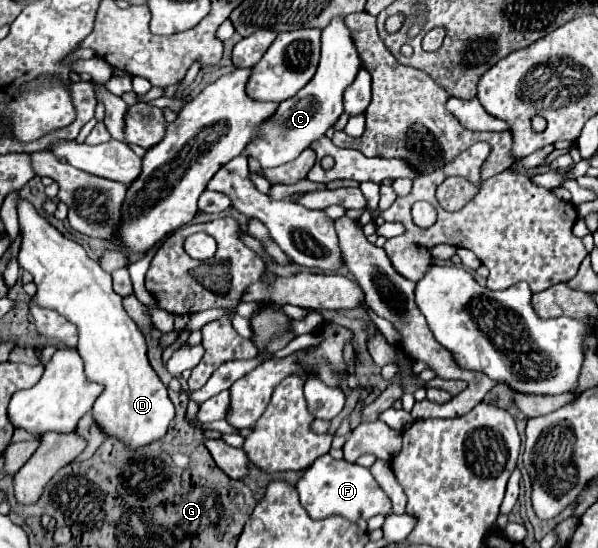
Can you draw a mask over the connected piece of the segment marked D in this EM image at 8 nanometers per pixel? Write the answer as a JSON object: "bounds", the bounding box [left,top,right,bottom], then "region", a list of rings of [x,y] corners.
{"bounds":[16,198,176,450],"region":[[[18,198],[16,210],[20,222],[18,262],[22,270],[34,276],[38,288],[30,304],[56,310],[78,326],[78,354],[84,360],[86,378],[104,386],[92,408],[94,422],[106,436],[122,440],[130,450],[162,440],[176,410],[168,398],[168,388],[148,362],[142,332],[124,310],[122,296],[112,288],[112,276],[88,258],[78,242],[60,234],[30,200]]]}

